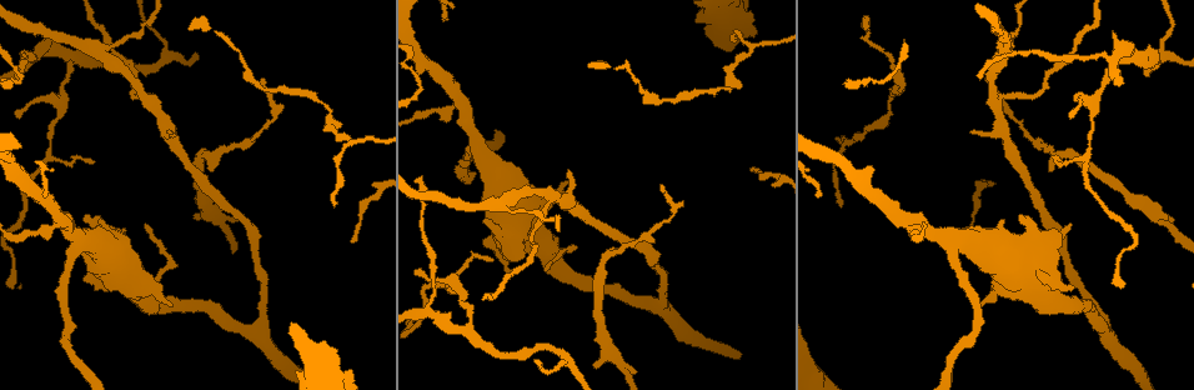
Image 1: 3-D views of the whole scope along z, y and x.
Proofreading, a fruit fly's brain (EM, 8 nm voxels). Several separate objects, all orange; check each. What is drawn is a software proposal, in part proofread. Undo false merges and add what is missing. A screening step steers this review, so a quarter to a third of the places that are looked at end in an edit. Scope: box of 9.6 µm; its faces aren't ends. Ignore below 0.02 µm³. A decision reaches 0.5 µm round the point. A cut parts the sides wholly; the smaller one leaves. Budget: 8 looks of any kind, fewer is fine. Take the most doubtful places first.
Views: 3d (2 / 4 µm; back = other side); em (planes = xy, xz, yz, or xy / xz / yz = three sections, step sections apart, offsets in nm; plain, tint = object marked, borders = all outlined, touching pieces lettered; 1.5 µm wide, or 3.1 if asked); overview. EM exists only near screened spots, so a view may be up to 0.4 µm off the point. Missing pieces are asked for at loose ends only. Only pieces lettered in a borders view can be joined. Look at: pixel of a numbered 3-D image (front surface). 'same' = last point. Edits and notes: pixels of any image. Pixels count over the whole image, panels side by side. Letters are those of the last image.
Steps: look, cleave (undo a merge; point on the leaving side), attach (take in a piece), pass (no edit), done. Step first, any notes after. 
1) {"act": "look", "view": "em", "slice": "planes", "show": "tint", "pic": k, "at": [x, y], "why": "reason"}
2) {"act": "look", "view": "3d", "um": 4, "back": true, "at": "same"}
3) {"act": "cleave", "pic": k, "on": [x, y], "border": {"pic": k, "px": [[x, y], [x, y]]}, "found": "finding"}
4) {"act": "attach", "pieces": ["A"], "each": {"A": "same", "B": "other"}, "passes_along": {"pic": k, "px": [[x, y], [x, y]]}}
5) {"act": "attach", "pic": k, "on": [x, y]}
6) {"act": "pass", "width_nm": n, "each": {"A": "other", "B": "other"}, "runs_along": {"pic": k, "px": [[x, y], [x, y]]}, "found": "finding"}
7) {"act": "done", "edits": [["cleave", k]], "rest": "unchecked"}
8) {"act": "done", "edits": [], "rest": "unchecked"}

{"act": "look", "view": "3d", "um": 2, "back": true, "pic": 1, "at": [1018, 216], "why": "an open end"}

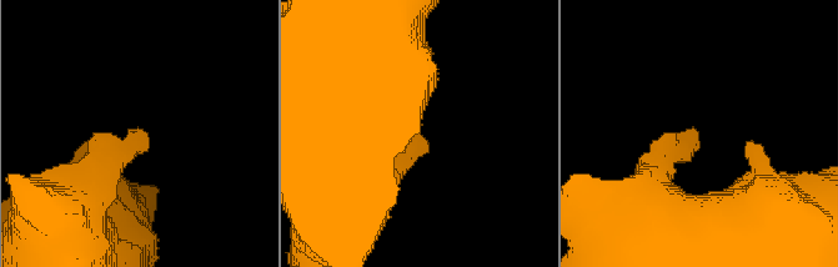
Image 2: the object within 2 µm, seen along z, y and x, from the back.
{"act": "look", "view": "em", "slice": "yz", "step": 4, "show": "tint", "pic": 2, "at": [693, 135]}

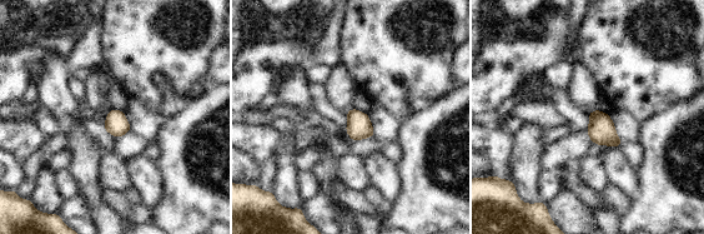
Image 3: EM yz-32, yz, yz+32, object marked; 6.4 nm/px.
{"act": "look", "view": "em", "slice": "planes", "show": "borders", "at": "same", "why": "cut it another way"}

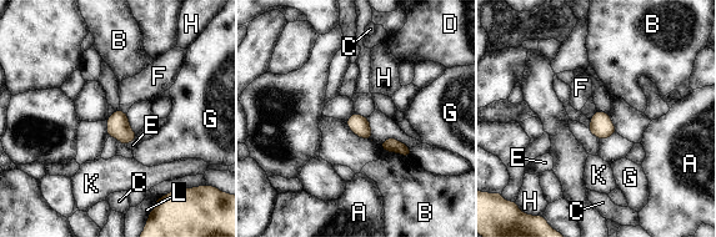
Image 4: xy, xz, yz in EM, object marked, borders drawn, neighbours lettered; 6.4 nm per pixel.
{"act": "pass", "each": {"A": "other", "B": "other", "C": "other", "D": "other", "E": "other", "F": "other", "G": "other", "H": "other", "K": "other", "L": "other"}, "border": {"pic": 4, "px": [[119, 110], [126, 114]]}, "found": "no lettered piece goes on from it"}

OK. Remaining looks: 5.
{"act": "look", "view": "em", "slice": "planes", "show": "borders", "pic": 1, "at": [865, 29]}

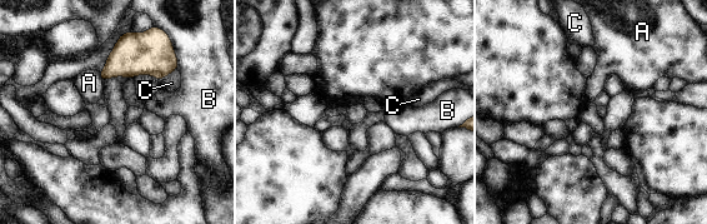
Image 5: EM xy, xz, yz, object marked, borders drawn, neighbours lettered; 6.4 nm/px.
{"act": "pass", "each": {"A": "other", "B": "other", "C": "other"}, "found": "none of them fits"}

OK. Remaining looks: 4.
{"act": "look", "view": "3d", "um": 4, "pic": 1, "at": [843, 204]}

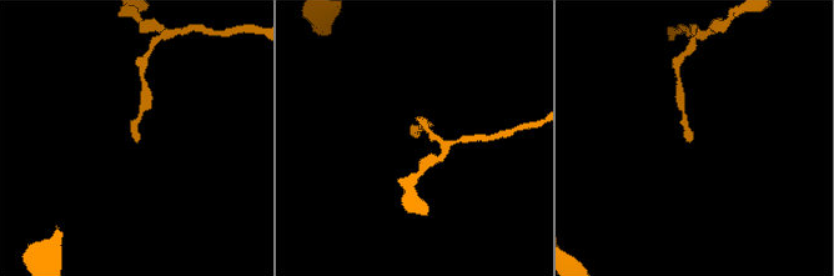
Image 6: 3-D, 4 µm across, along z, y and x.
{"act": "look", "view": "em", "slice": "planes", "show": "plain", "pic": 6, "at": [417, 136], "why": "need the tissue"}

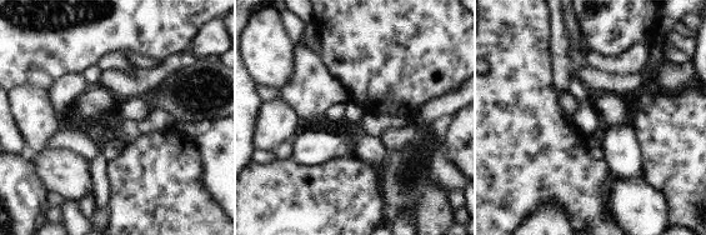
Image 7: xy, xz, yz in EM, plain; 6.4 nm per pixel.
{"act": "look", "view": "em", "slice": "planes", "show": "borders", "at": "same"}

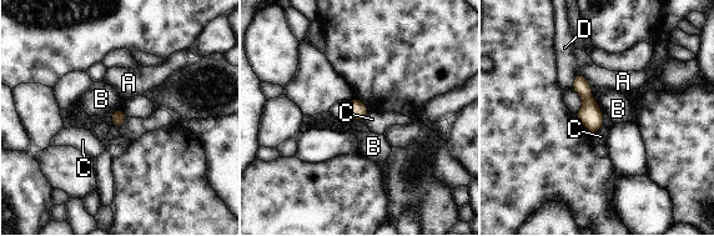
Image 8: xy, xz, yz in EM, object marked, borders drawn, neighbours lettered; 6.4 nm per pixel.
{"act": "pass", "longest_contact_nm": ["A", 120], "each": {"A": "other", "B": "other", "C": "other", "D": "other"}, "border": {"pic": 8, "px": [[125, 121], [112, 126]]}, "found": "none of them fits"}

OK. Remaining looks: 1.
{"act": "done", "edits": [], "rest": "unchecked"}

